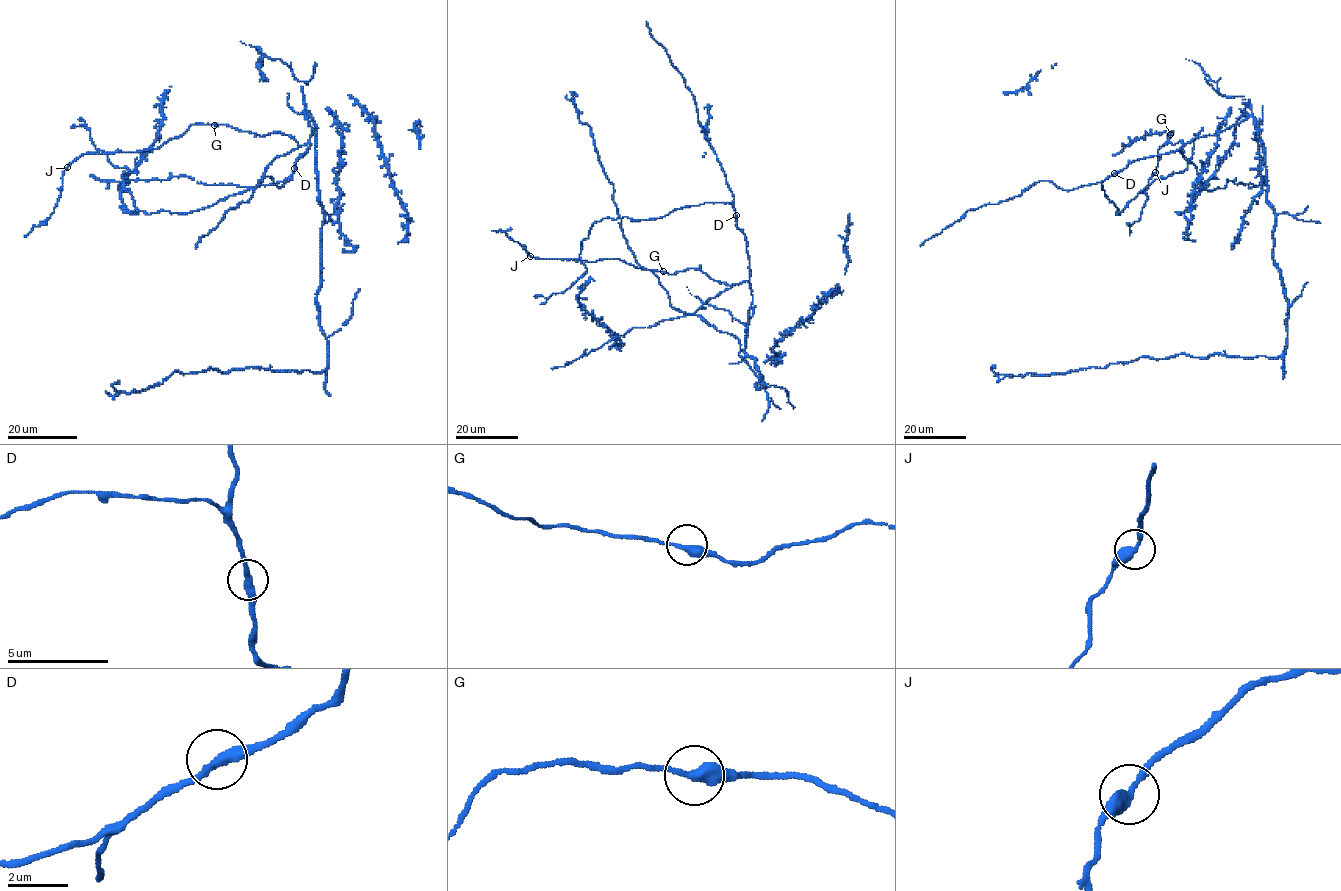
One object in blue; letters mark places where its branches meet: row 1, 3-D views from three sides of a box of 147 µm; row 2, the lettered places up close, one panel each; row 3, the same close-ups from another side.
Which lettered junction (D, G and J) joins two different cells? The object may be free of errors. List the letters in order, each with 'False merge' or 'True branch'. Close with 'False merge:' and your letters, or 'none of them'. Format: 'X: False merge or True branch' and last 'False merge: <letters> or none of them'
D: True branch
G: True branch
J: True branch
False merge: none of them

